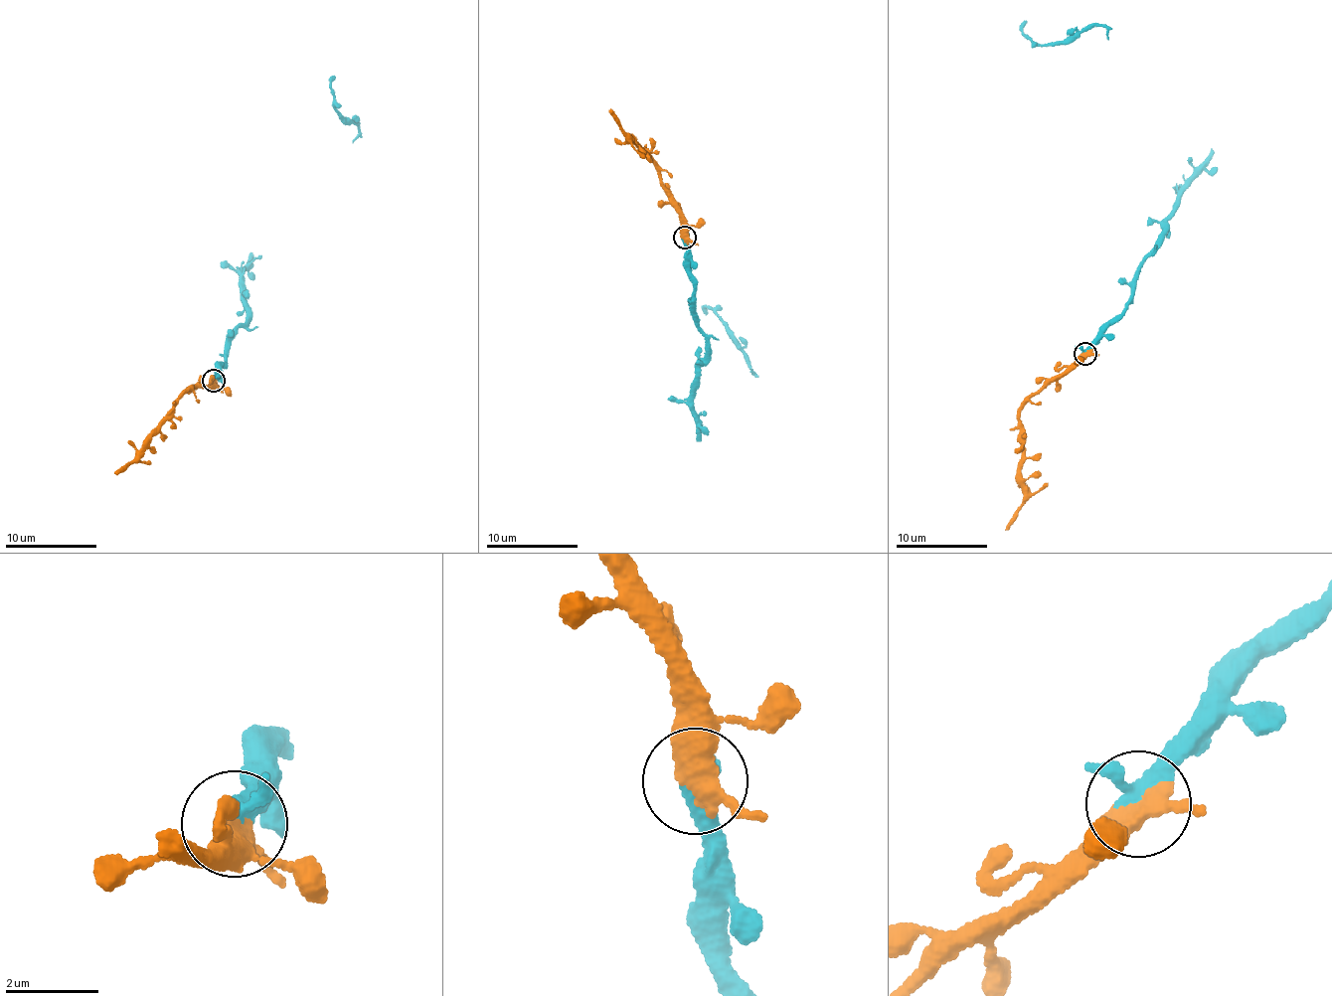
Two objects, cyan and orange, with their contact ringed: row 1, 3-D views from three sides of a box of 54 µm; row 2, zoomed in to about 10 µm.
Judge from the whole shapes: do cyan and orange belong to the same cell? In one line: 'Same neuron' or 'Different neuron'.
Same neuron

